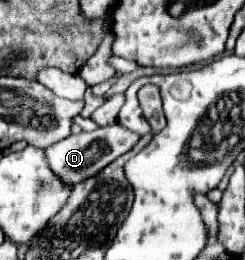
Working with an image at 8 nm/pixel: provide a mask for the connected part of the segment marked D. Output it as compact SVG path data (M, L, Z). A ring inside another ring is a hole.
M113 124L113 126L105 126L105 128L97 128L93 132L81 132L81 134L71 134L69 138L63 138L61 142L55 142L55 146L47 148L47 160L53 168L53 172L63 178L65 184L75 186L77 182L95 176L99 170L103 170L109 162L113 162L115 158L119 158L121 154L129 152L137 142L139 142L139 134Z

